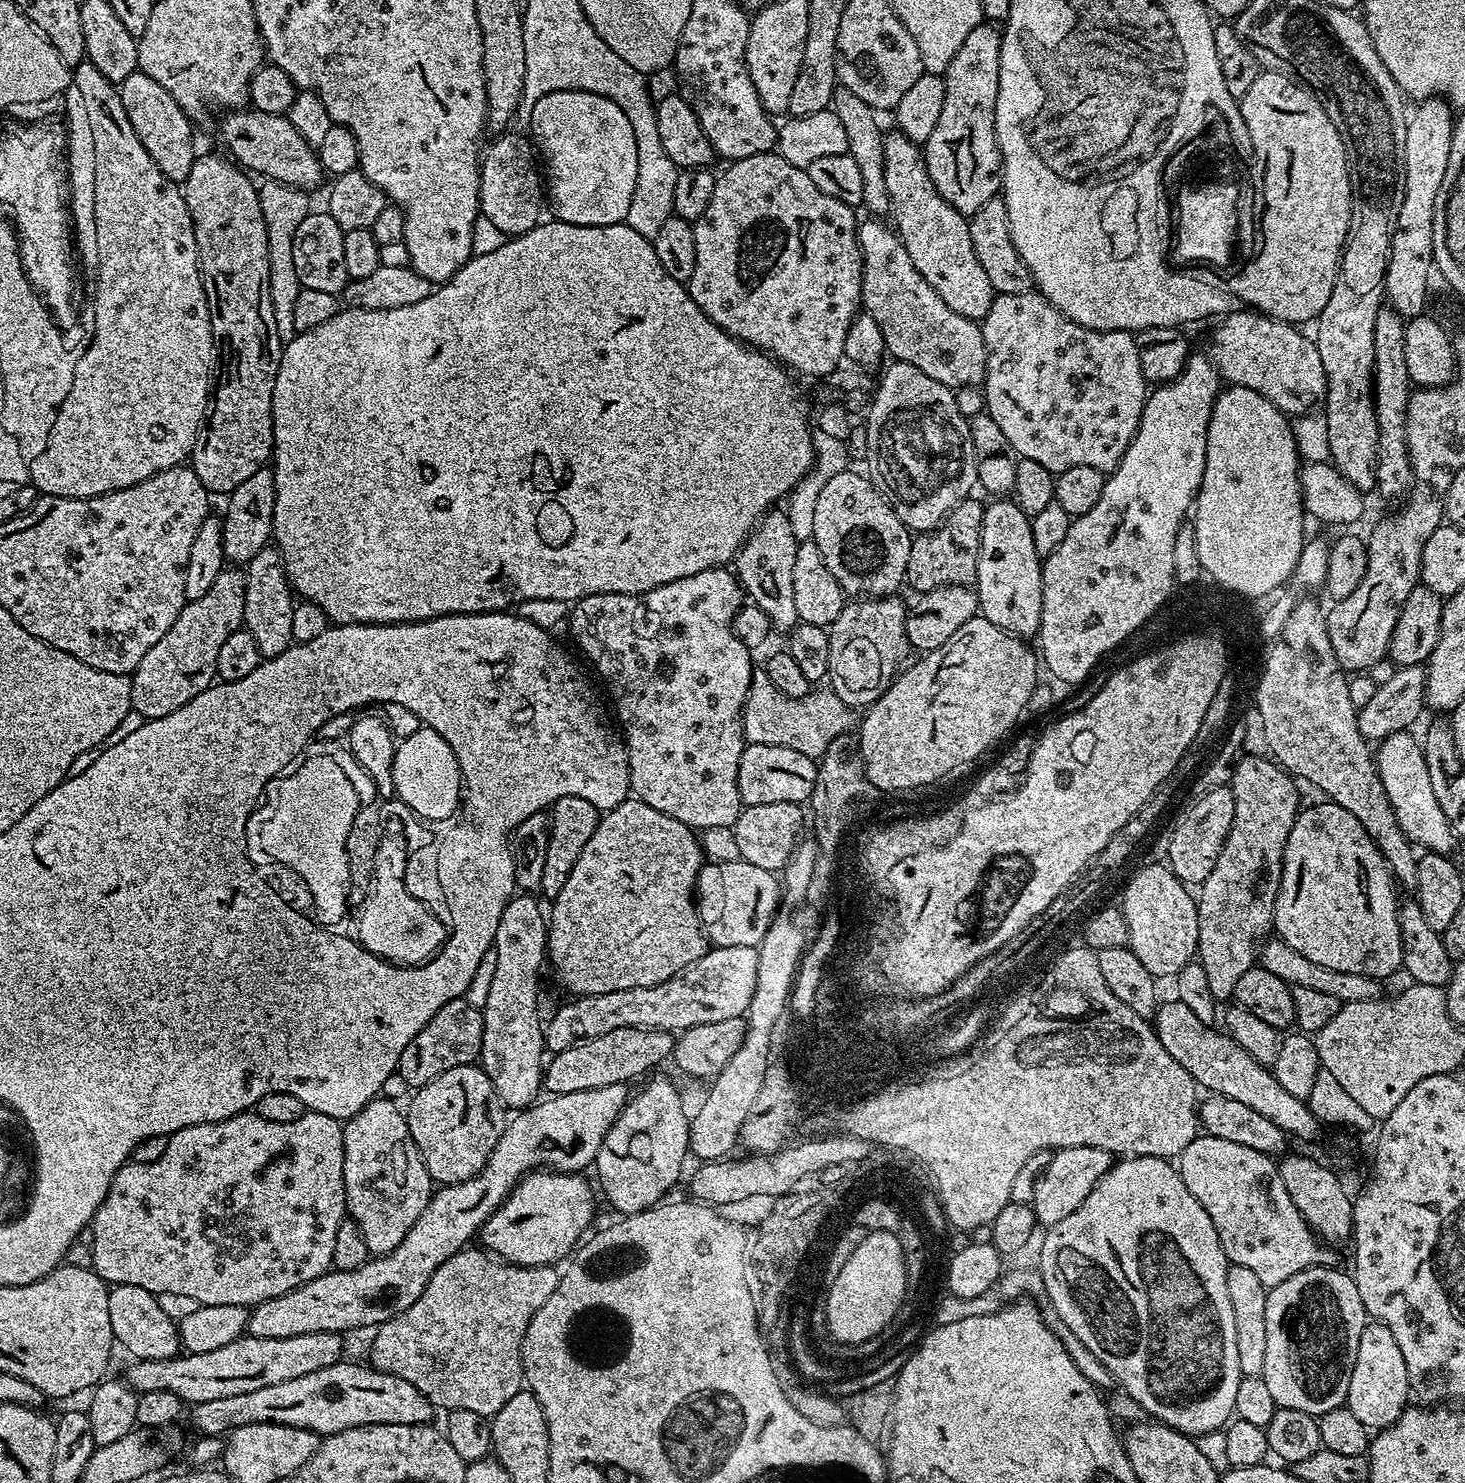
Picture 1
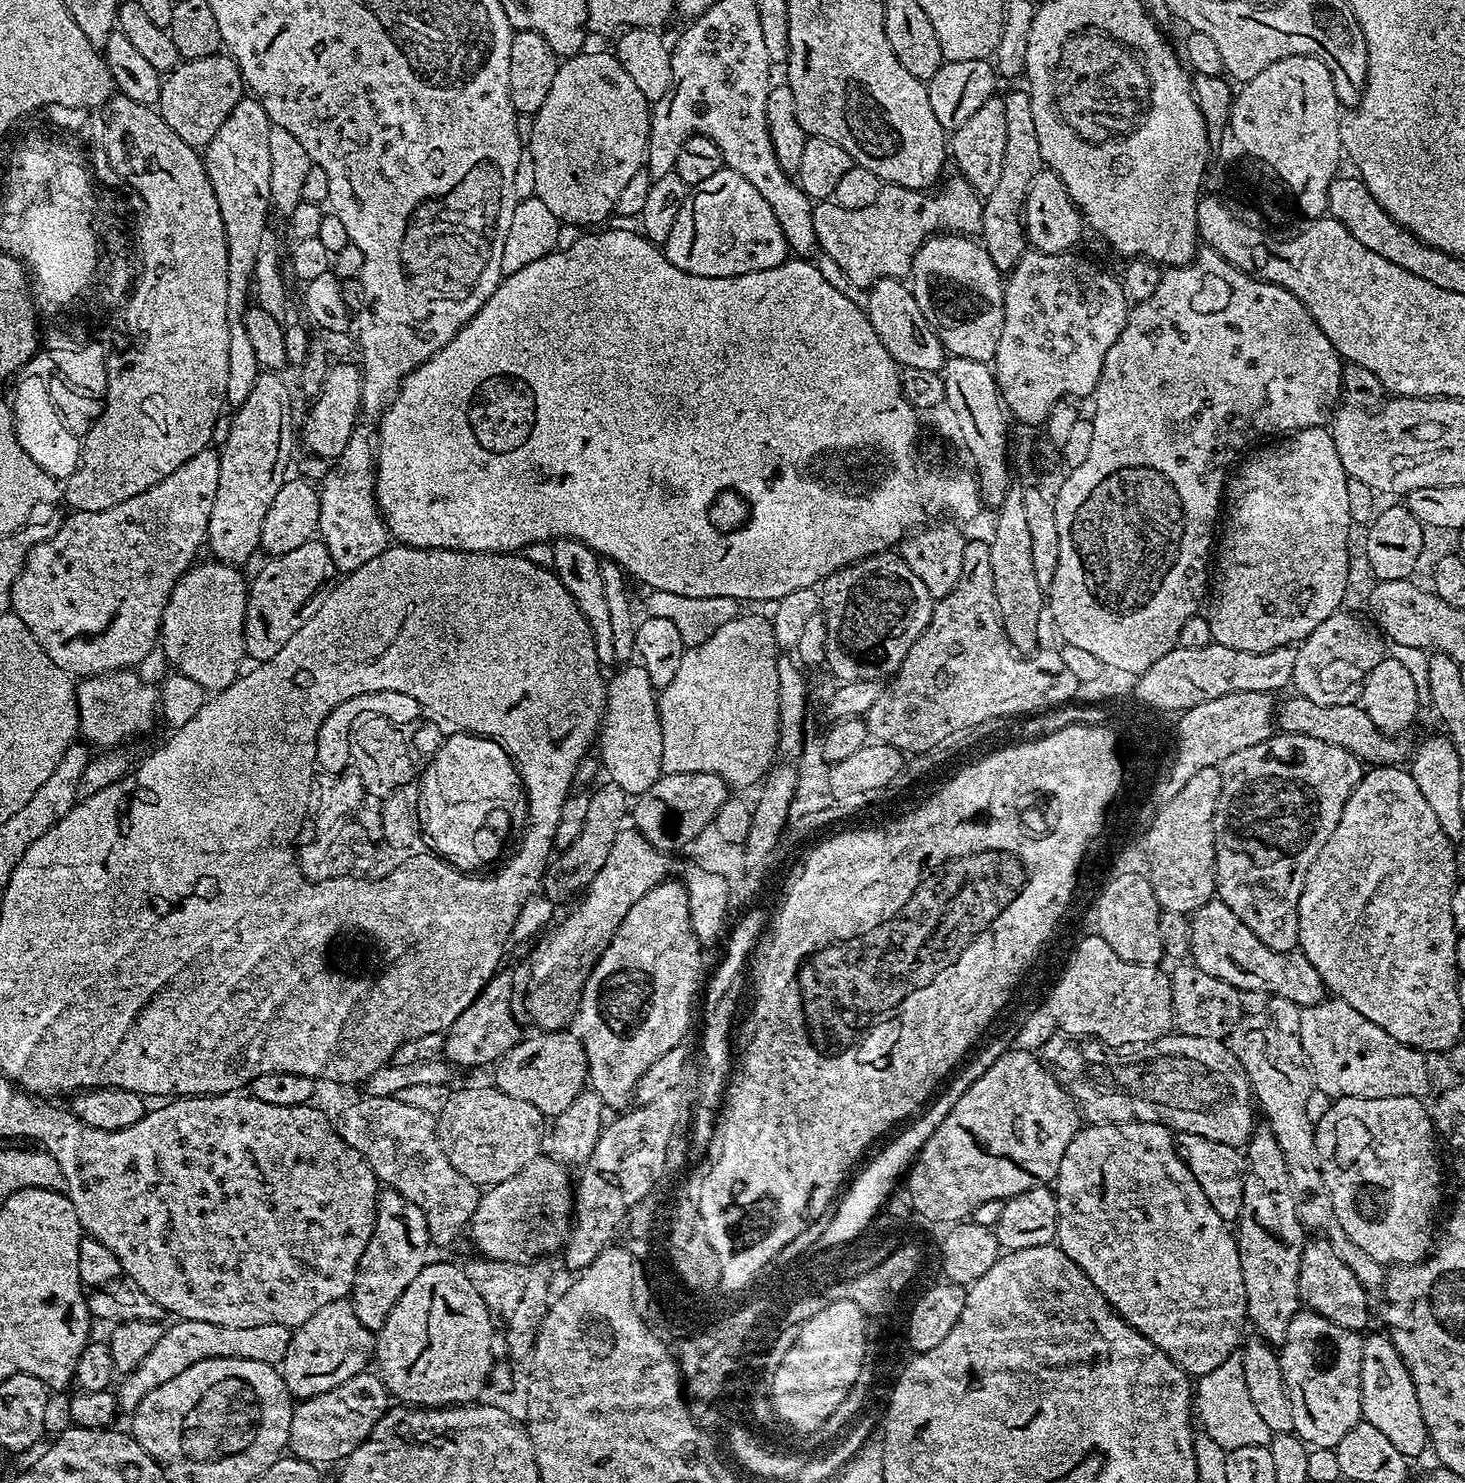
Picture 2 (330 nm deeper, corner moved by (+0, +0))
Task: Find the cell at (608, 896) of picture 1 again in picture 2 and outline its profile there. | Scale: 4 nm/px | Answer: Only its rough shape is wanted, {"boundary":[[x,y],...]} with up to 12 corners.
{"boundary":[[512,980],[492,981],[444,1033],[453,1066],[495,1065],[522,1039]]}

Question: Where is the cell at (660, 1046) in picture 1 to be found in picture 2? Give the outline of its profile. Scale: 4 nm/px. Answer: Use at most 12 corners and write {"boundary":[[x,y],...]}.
{"boundary":[[572,1030],[525,1035],[494,1086],[554,1118],[585,1091]]}

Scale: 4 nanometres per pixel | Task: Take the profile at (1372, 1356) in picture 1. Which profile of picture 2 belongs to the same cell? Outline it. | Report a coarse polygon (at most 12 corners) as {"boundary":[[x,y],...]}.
{"boundary":[[1364,1336],[1363,1420],[1403,1456],[1429,1447],[1418,1394],[1394,1342]]}

